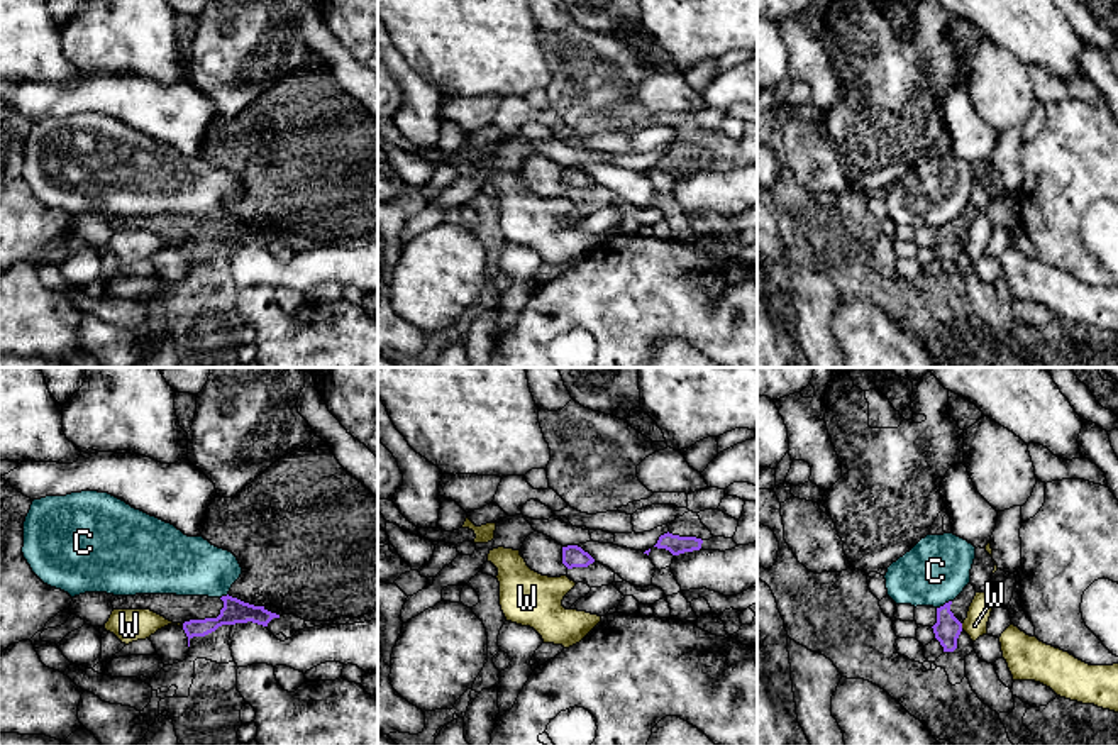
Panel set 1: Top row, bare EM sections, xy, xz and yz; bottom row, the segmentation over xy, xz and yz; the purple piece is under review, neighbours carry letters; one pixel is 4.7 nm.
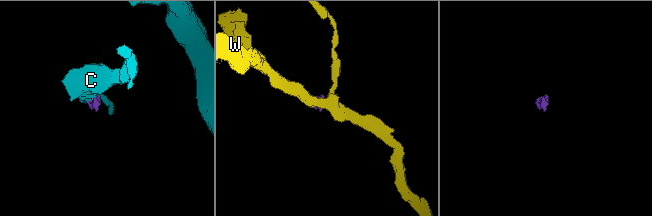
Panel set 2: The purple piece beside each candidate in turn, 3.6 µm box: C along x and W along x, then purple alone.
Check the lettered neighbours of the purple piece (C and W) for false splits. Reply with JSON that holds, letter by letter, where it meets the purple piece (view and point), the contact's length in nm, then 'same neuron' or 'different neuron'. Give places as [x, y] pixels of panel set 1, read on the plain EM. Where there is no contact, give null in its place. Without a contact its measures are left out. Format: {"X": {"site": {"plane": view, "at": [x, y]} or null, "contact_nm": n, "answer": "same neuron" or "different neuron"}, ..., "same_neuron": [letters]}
{"C": {"site": {"plane": "yz", "at": [946, 224]}, "contact_nm": 80, "answer": "different neuron"}, "W": {"site": {"plane": "yz", "at": [961, 248]}, "contact_nm": 30, "answer": "different neuron"}, "same_neuron": []}

